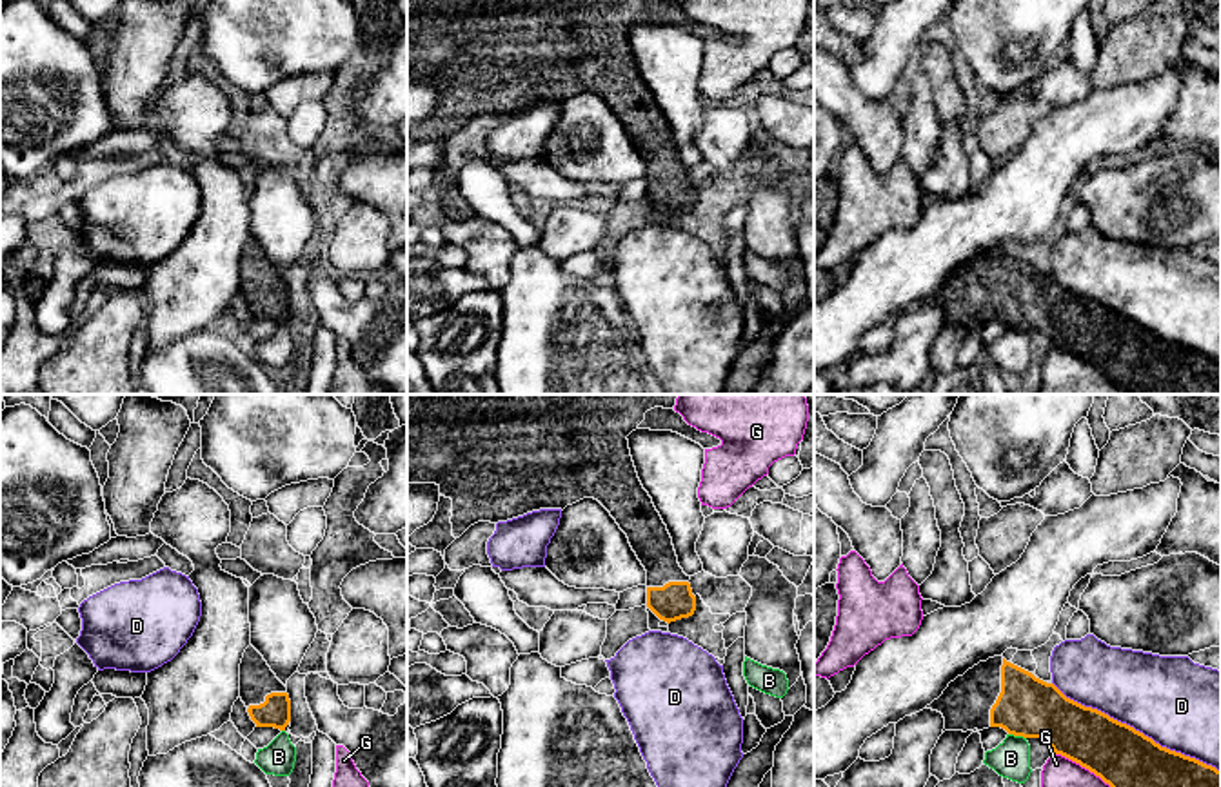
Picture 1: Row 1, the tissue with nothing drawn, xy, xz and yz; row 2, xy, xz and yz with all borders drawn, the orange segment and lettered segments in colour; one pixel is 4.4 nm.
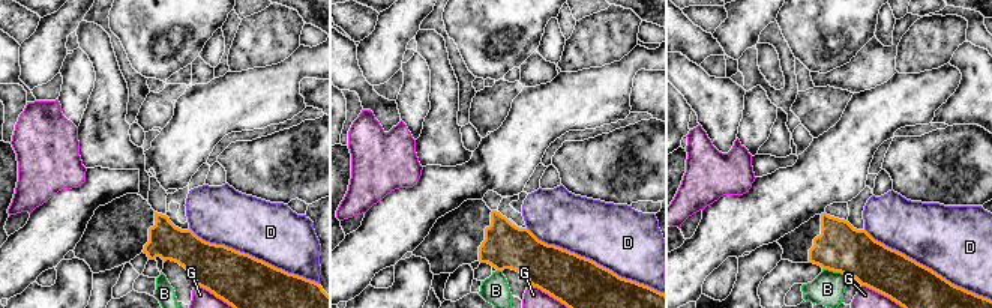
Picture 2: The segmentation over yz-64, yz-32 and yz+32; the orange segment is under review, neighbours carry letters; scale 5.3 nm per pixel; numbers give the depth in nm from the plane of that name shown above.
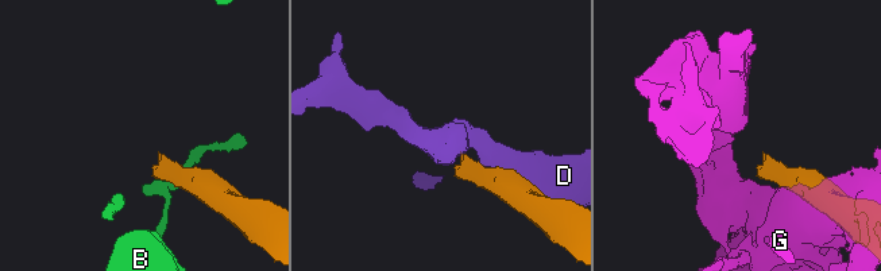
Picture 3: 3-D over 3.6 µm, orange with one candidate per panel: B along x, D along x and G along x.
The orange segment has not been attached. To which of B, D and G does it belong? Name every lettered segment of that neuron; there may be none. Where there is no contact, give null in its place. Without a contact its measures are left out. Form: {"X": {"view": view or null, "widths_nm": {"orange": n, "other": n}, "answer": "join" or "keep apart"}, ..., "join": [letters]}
{"B": {"view": "yz", "widths_nm": {"orange": 260, "other": 160}, "answer": "keep apart"}, "D": {"view": "yz", "widths_nm": {"orange": 280, "other": 400}, "answer": "keep apart"}, "G": {"view": "yz", "widths_nm": {"orange": 280, "other": 140}, "answer": "keep apart"}, "join": []}

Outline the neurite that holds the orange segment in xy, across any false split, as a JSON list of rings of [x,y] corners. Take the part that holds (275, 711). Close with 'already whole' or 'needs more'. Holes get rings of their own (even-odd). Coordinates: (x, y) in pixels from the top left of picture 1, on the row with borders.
[[[253,645],[245,649],[240,663],[240,698],[256,727],[285,731],[289,725],[291,700],[287,687]]]; needs more

